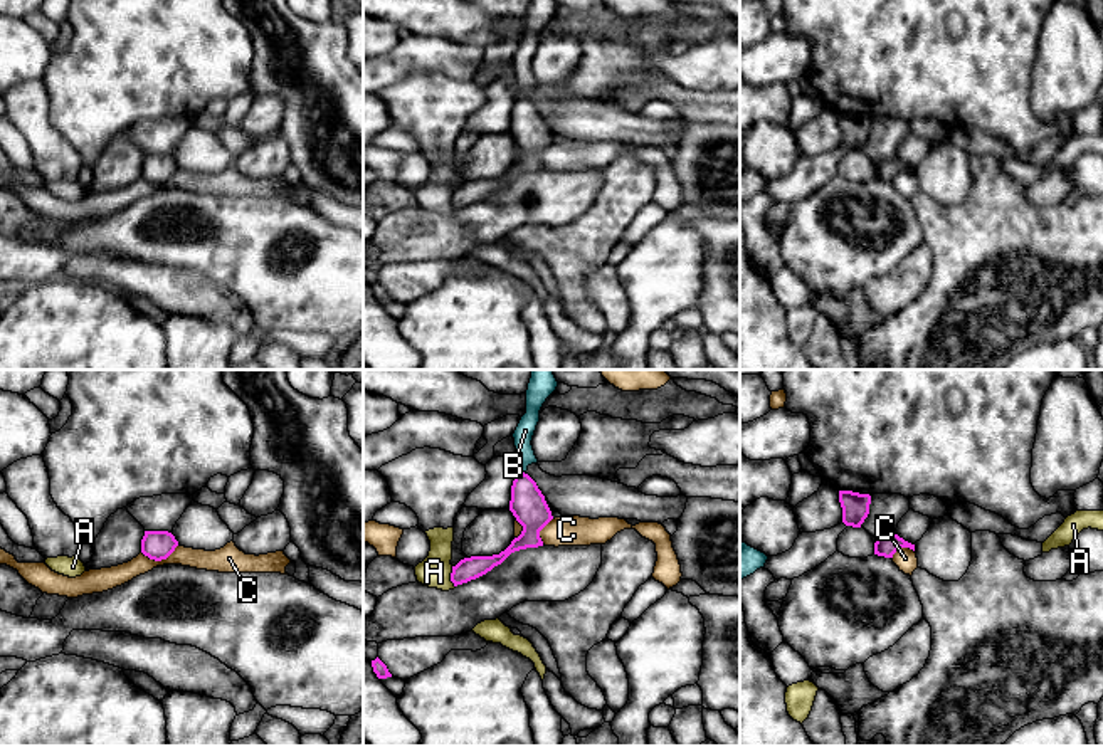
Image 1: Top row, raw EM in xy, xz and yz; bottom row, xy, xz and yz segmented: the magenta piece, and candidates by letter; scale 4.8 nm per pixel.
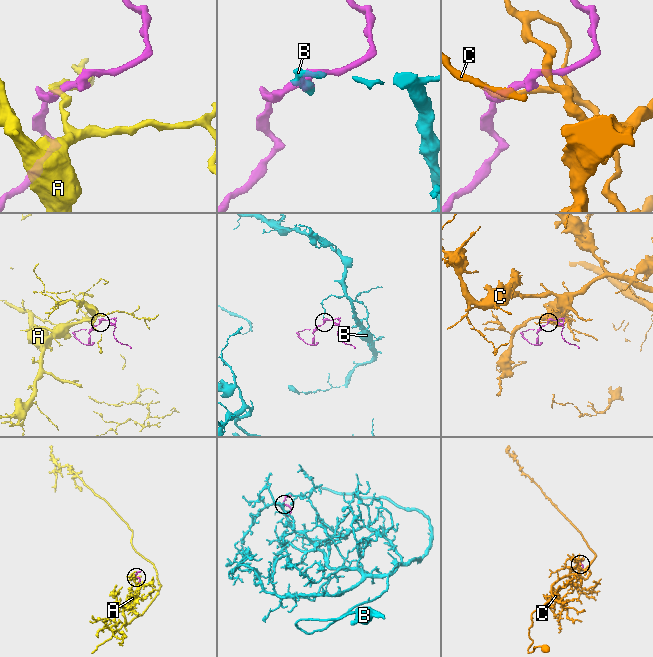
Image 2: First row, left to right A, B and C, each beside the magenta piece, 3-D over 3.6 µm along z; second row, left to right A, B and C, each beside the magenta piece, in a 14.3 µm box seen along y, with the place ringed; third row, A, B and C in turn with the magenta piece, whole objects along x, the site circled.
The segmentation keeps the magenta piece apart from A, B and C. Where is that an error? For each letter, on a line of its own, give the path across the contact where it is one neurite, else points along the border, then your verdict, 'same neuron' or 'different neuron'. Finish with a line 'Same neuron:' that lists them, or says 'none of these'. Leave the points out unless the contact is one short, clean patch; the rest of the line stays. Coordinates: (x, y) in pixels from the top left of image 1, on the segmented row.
A: border along xz (451, 567), (454, 587); different neuron
B: runs through xz (528, 506), (523, 491), (523, 472), (525, 430); same neuron
C: border along xy (179, 545), (160, 560), (150, 560), (142, 553); different neuron
Same neuron: B

